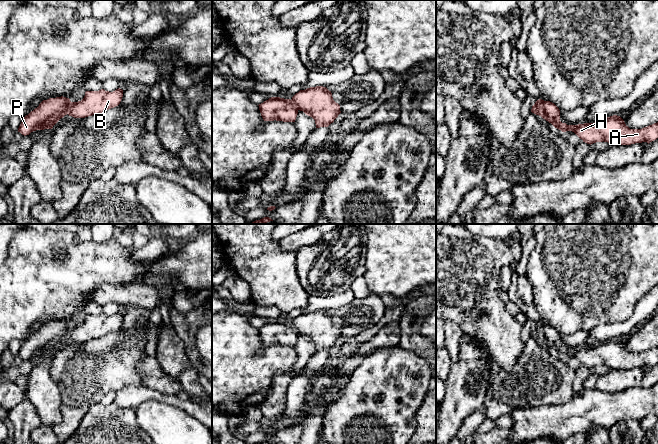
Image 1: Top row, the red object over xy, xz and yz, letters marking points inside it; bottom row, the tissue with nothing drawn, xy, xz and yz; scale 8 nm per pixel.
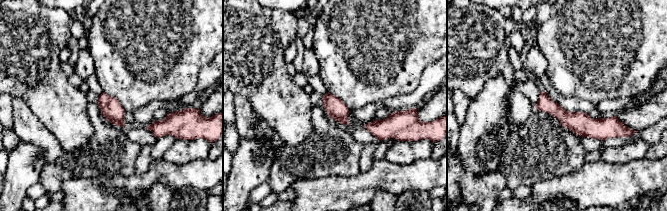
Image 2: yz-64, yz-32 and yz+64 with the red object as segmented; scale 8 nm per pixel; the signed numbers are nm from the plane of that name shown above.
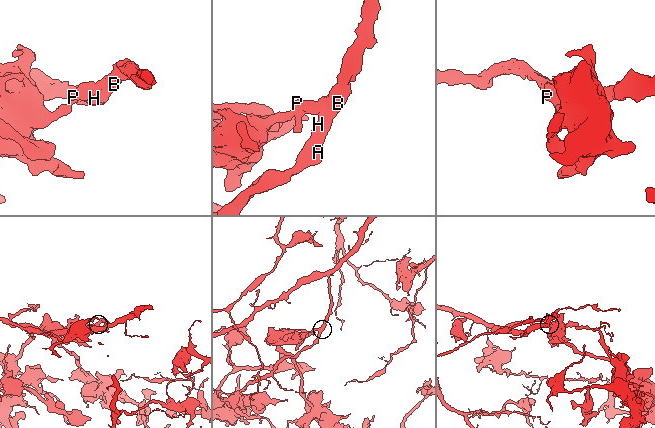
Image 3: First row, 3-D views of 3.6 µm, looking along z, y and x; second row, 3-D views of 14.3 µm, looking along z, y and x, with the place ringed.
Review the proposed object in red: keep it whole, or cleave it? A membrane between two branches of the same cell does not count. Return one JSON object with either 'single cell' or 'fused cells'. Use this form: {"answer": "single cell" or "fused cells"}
{"answer": "fused cells"}

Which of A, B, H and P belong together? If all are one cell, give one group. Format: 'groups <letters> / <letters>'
groups A B H / P

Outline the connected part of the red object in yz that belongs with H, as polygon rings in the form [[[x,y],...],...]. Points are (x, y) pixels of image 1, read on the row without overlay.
[[[617,339],[598,343],[594,347],[578,349],[560,346],[554,351],[562,356],[572,355],[583,366],[590,369],[603,365],[611,369],[631,369],[642,366],[649,368],[658,362],[658,346],[642,353],[630,353]]]

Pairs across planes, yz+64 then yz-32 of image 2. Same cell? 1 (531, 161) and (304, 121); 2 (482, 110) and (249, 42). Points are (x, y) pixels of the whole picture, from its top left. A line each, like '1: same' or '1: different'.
1: different
2: different

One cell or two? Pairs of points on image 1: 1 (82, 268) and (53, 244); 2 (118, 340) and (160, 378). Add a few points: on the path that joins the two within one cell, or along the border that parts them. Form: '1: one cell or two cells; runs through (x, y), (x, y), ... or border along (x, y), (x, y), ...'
1: one cell; runs through (75, 266), (60, 251)
2: two cells; border along (146, 355), (137, 366), (141, 383)

